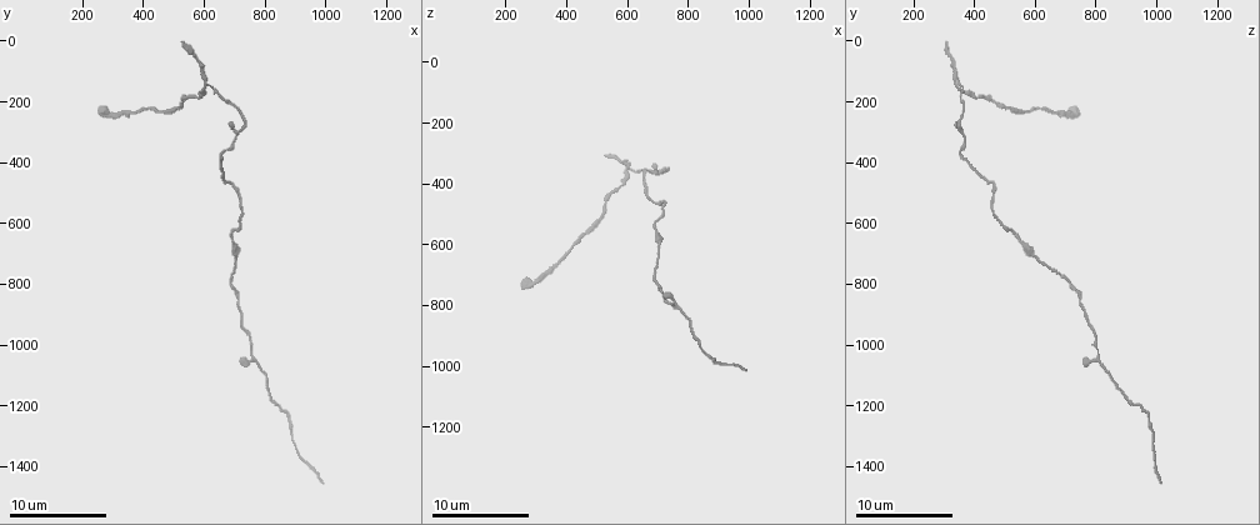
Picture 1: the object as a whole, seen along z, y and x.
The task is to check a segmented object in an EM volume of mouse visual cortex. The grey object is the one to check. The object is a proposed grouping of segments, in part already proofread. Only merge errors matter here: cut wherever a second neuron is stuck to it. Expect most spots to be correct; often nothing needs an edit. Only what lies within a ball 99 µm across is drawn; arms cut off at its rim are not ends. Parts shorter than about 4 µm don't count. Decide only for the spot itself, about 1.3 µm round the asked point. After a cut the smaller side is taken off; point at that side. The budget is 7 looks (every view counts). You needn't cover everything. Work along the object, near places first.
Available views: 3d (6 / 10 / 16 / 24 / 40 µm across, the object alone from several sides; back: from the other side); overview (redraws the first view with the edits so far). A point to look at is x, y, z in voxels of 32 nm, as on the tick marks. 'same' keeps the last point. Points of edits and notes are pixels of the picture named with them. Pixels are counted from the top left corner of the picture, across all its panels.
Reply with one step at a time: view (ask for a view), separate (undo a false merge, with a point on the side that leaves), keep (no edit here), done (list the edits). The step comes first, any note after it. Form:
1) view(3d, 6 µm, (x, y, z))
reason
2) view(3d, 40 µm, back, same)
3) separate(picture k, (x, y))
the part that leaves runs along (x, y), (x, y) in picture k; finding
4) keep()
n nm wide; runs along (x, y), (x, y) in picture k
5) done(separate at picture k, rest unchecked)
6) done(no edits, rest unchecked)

view(3d, 10 µm, (710, 720, 610))
thick turns thin

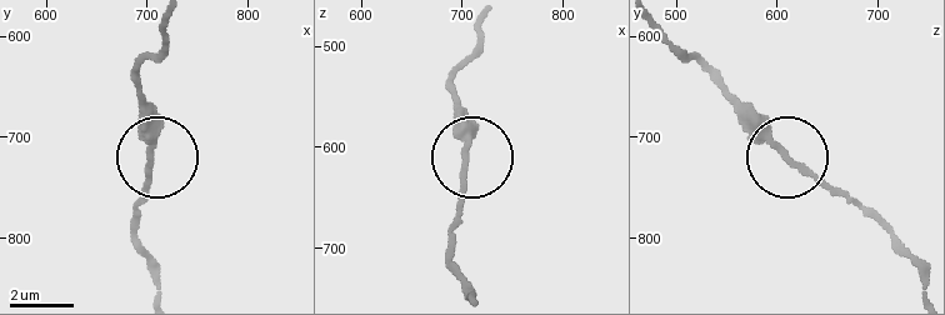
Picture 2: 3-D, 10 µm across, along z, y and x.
keep()
runs along (161, 26), (136, 80), (153, 164), (145, 199) in picture 2; one neuron here

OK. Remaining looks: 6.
view(3d, 10 µm, (760, 1030, 800))
thin neck

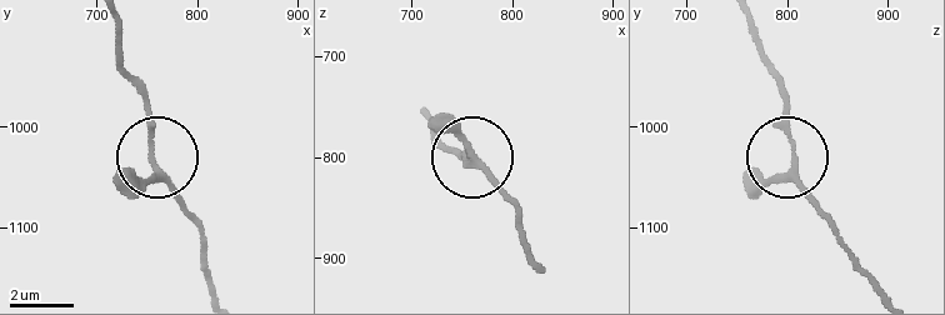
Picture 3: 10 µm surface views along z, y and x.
keep()
3 arms; runs along (429, 113), (436, 140), (474, 161), (511, 199) in picture 3; continuous, no second neuron

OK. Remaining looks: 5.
view(3d, 10 µm, (710, 850, 750))
sudden change in width

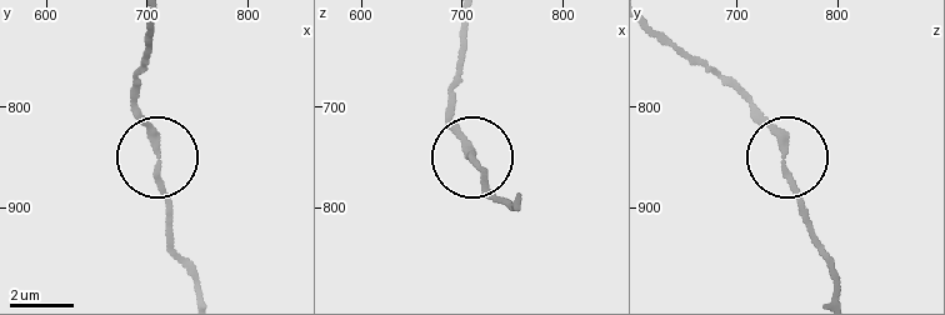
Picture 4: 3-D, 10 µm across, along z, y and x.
keep()
runs along (460, 26), (451, 120), (484, 179) in picture 4; one neuron here

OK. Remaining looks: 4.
view(3d, 10 µm, (810, 1140, 870))
thick turns thin

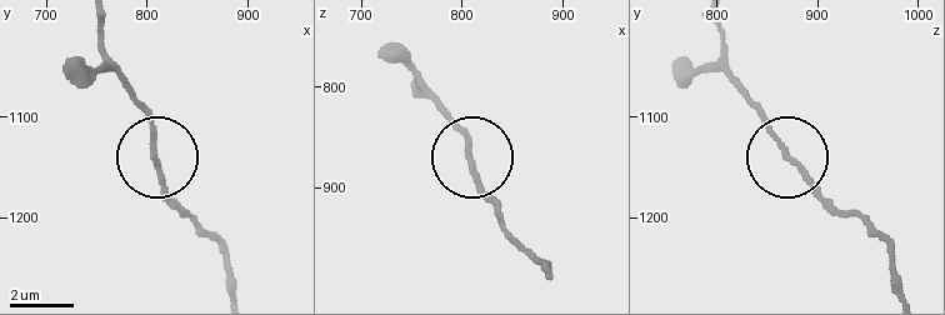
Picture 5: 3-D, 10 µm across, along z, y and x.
keep()
160 nm wide; runs along (720, 20), (723, 69), (785, 158), (839, 211) in picture 5; continuous, no second neuron

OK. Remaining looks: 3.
done(no edits, rest unchecked)

